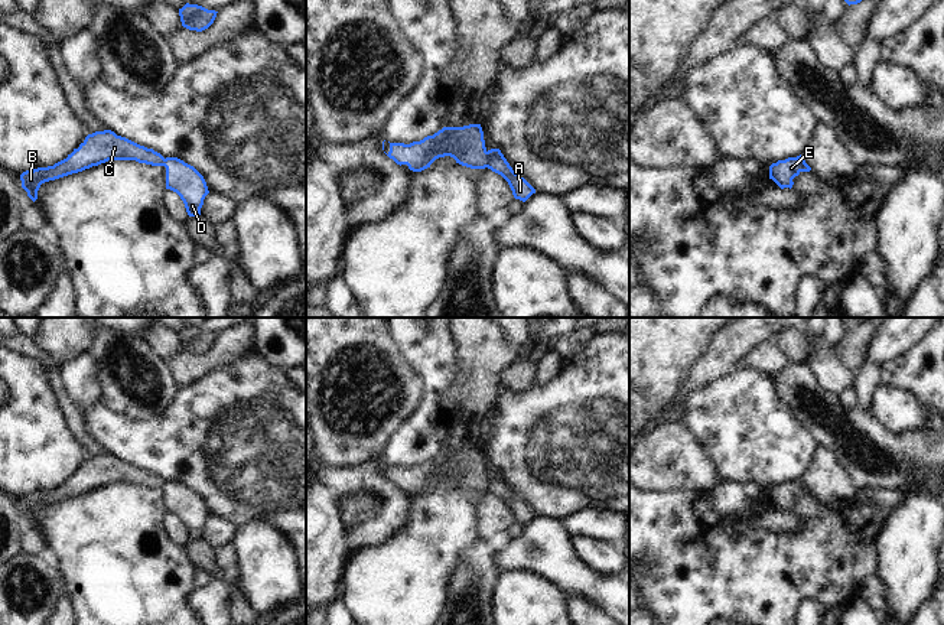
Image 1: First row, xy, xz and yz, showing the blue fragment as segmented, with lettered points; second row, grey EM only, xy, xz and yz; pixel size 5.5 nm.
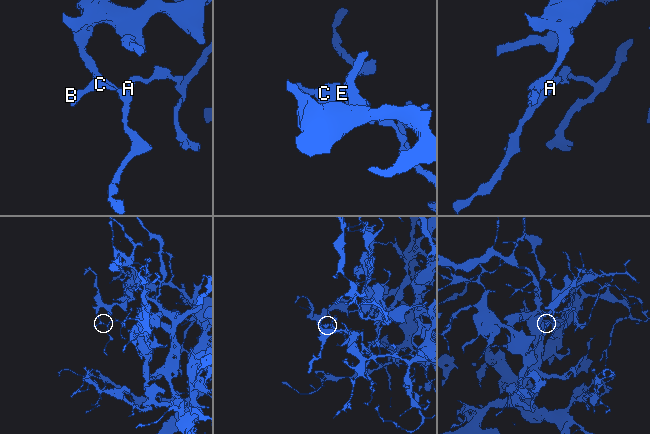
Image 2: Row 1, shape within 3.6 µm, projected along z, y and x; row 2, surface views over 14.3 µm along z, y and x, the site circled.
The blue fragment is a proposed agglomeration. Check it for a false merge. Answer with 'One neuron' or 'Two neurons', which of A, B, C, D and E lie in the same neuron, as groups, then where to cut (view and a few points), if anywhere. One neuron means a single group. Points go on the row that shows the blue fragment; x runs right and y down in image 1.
Two neurons. Groups: A D E / B C. Split along xz (488, 152), (488, 163), (485, 166).

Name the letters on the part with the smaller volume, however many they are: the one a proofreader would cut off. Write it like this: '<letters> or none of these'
A, D, E

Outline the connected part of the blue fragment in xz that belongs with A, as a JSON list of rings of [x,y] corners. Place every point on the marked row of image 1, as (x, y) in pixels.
[[[499,149],[488,150],[486,167],[501,175],[508,182],[515,199],[525,202],[533,193],[536,193],[536,189],[512,170]]]

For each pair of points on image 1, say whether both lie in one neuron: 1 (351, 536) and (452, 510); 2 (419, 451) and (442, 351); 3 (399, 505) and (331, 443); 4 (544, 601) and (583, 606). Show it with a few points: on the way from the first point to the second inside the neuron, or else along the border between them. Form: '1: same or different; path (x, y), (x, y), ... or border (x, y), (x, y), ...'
1: different; border (410, 501), (407, 523), (380, 543)
2: same; path (427, 426), (435, 416), (438, 403), (438, 376)
3: different; border (380, 456), (360, 464), (324, 465)
4: different; border (566, 596), (567, 609)

